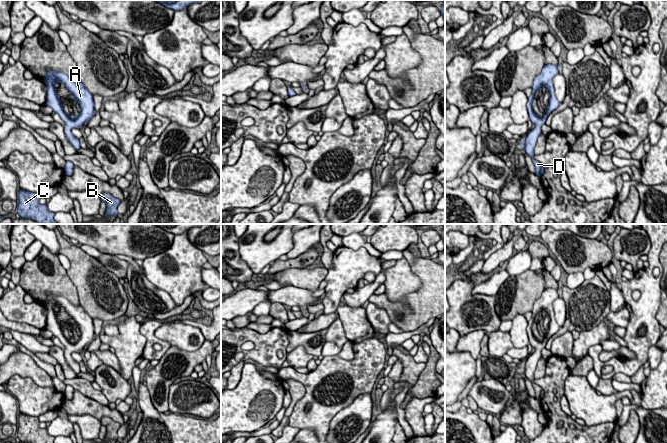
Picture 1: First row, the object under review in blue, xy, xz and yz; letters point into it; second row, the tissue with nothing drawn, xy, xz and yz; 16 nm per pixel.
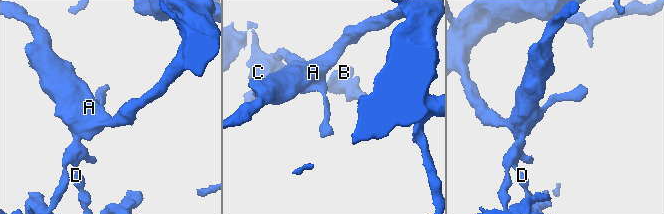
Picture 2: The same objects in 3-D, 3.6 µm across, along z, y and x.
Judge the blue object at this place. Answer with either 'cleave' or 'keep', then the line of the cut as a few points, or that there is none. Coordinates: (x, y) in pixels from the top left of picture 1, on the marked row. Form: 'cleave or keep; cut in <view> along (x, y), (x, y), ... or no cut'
keep; no cut

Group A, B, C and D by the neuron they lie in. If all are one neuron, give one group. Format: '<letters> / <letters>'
A B C D

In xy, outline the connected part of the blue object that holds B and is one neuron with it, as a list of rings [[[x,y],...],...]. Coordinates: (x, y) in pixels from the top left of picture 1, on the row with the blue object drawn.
[[[103,193],[100,195],[101,201],[106,203],[106,212],[105,215],[110,215],[110,216],[118,216],[118,211],[117,207],[120,204],[120,200],[113,197],[109,193]]]

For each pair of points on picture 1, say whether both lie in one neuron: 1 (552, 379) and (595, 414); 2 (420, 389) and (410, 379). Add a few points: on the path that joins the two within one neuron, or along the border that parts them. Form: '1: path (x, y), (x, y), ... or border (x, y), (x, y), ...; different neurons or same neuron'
1: border (568, 374), (563, 394); different neurons
2: border (426, 363), (417, 381), (411, 387); different neurons

